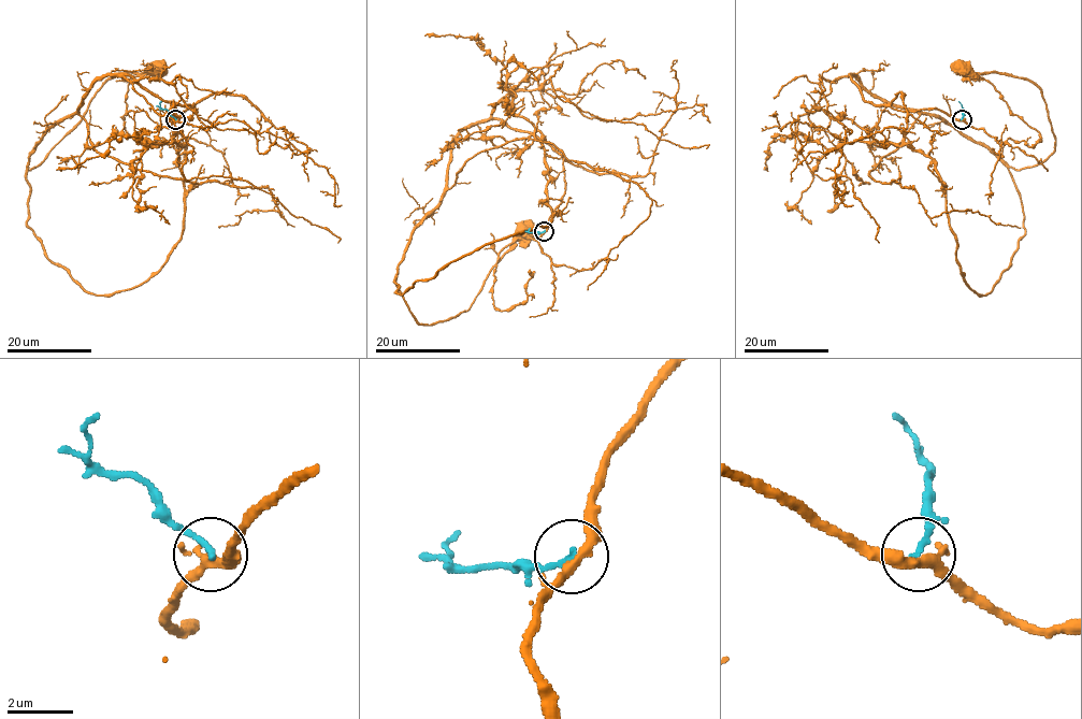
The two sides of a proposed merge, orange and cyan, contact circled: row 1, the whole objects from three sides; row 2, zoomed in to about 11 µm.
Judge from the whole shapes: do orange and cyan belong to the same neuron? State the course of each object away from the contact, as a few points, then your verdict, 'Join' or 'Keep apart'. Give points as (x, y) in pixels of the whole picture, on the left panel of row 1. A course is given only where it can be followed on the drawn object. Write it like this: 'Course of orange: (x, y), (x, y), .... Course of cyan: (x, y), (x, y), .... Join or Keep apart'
Course of orange: (175, 119), (197, 110), (131, 77), (102, 76), (37, 143), (28, 169), (106, 81), (157, 67). Course of cyan: (175, 119), (161, 108), (161, 101). Keep apart

